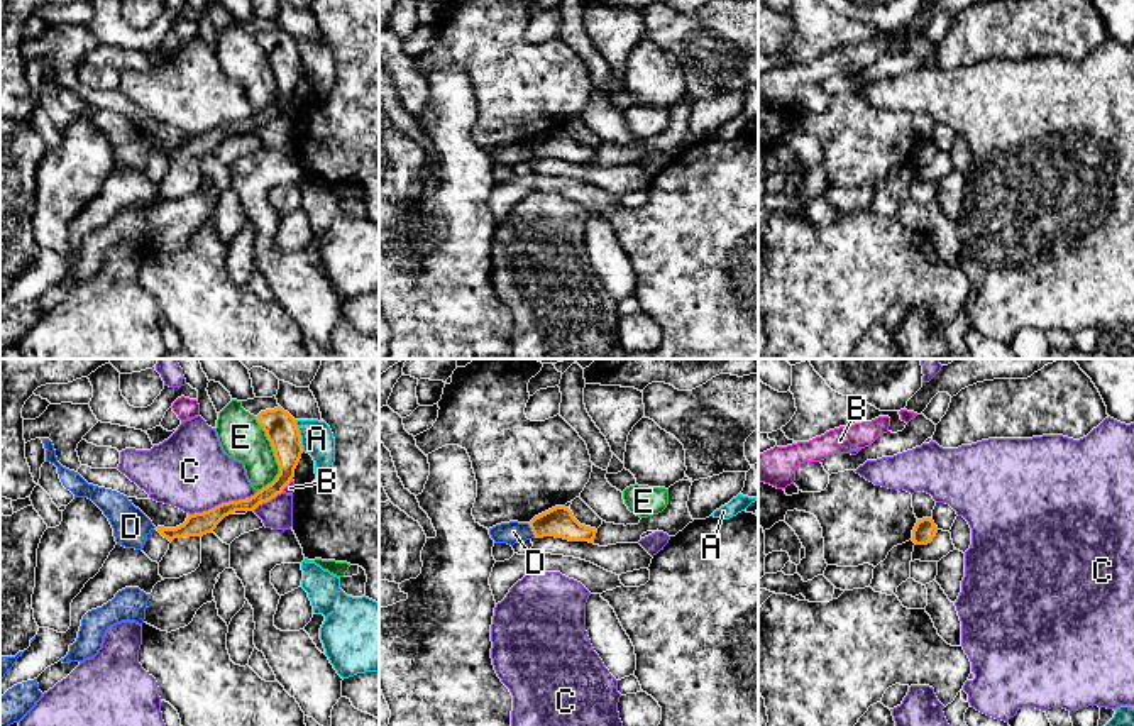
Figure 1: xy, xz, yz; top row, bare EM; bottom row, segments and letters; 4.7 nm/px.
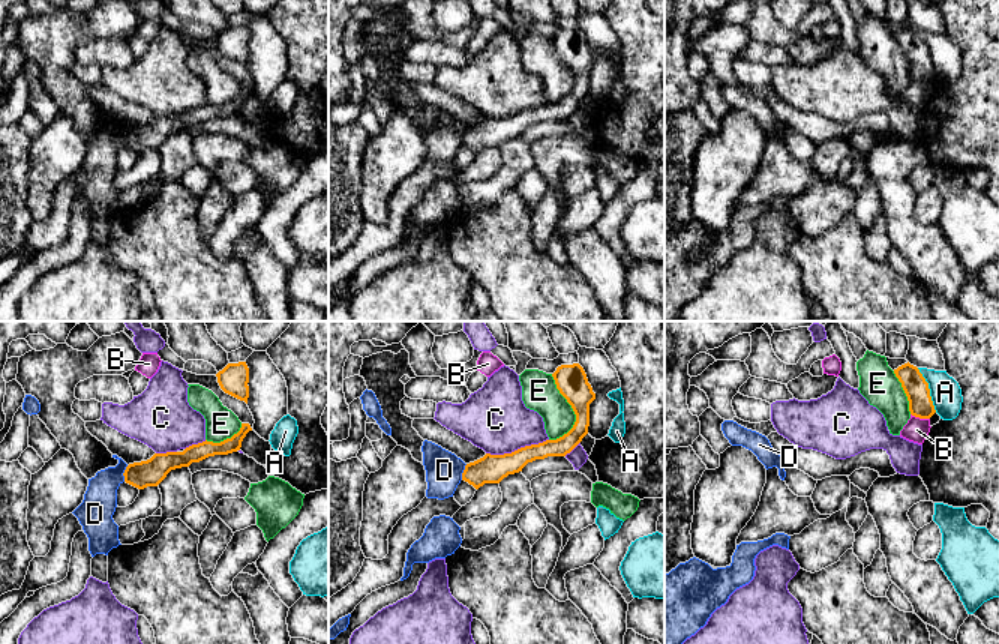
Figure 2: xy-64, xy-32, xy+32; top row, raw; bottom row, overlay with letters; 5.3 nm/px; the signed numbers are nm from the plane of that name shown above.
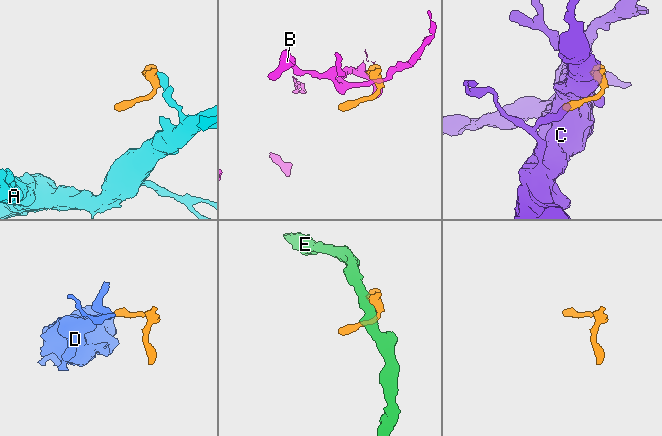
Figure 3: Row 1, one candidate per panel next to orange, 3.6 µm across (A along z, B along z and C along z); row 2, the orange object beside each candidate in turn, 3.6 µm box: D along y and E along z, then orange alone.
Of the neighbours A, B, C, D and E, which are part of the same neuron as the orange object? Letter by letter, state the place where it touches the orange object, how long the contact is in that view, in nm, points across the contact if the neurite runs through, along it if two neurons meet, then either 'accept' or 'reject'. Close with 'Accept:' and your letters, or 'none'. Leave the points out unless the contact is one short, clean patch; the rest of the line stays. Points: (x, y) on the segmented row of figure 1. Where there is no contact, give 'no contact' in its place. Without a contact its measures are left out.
A: xy (300, 435) | 160 nm | reject
B: xy (288, 483) | 90 nm | reject
C: xy (222, 503) | 360 nm | reject
D: xz (532, 530) | 80 nm | along xz (527, 523), (535, 535) | reject
E: xy (275, 456) | 360 nm | reject
Accept: none

